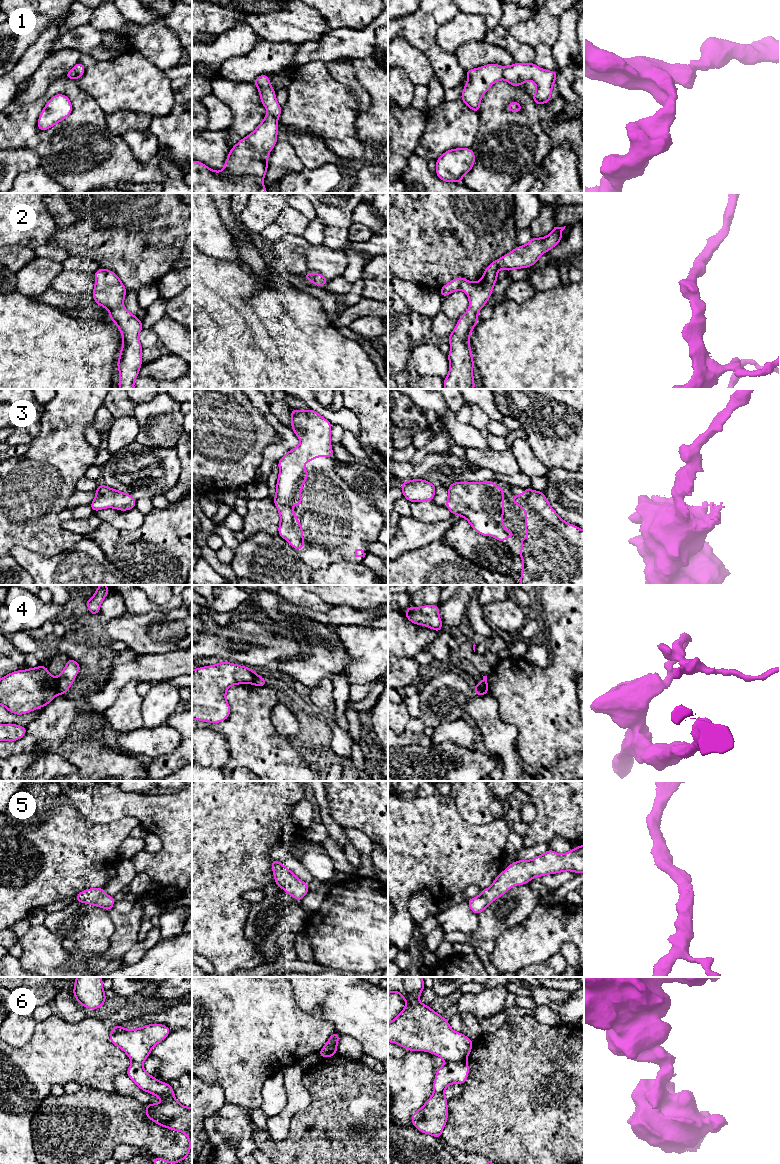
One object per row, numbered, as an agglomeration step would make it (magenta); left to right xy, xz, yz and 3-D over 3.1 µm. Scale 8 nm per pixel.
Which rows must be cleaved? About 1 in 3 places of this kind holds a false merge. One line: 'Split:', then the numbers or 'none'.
Split: 1, 4, 6

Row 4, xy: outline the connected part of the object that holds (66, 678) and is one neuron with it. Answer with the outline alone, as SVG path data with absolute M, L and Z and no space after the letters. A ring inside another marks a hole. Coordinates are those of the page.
M68 657L67 664L57 677L57 691L61 695L65 695L73 684L81 666L78 662Z

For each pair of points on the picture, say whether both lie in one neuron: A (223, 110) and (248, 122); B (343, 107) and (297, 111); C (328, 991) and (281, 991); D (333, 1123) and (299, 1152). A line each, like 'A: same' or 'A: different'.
A: different
B: same
C: different
D: same

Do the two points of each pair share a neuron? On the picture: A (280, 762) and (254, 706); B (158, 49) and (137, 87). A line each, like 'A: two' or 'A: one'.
A: one
B: two

